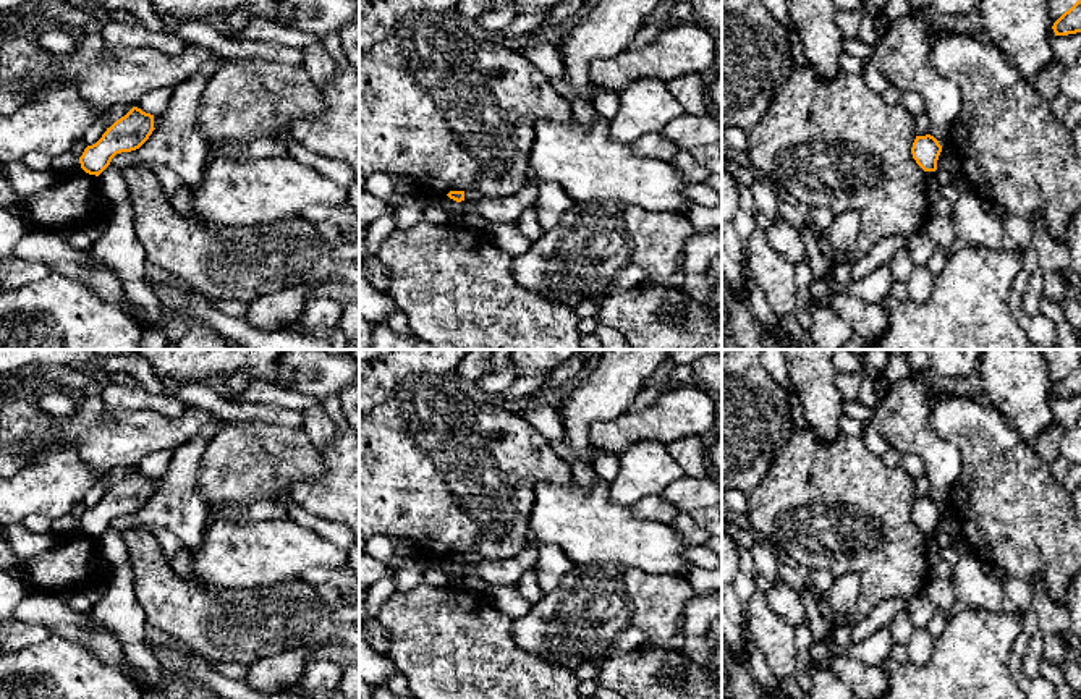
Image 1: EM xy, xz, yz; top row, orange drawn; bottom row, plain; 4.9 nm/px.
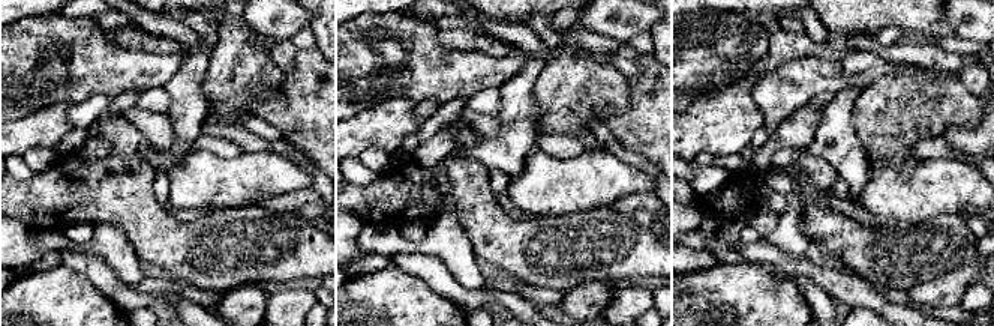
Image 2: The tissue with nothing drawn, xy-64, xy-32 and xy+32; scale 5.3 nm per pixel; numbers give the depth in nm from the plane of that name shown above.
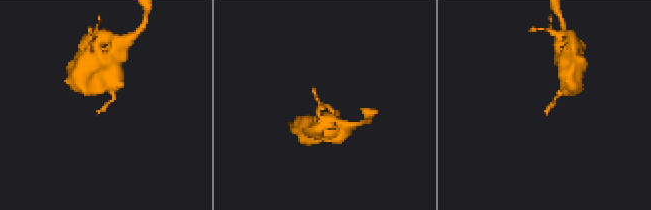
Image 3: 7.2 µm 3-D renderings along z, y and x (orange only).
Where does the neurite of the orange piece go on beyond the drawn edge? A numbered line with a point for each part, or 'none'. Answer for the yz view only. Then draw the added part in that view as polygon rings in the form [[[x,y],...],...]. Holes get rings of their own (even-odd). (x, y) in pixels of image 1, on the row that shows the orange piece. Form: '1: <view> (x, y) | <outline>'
none

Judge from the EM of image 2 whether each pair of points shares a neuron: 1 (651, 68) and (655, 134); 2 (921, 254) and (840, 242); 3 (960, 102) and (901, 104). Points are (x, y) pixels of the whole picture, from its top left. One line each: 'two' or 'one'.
1: one
2: one
3: one

